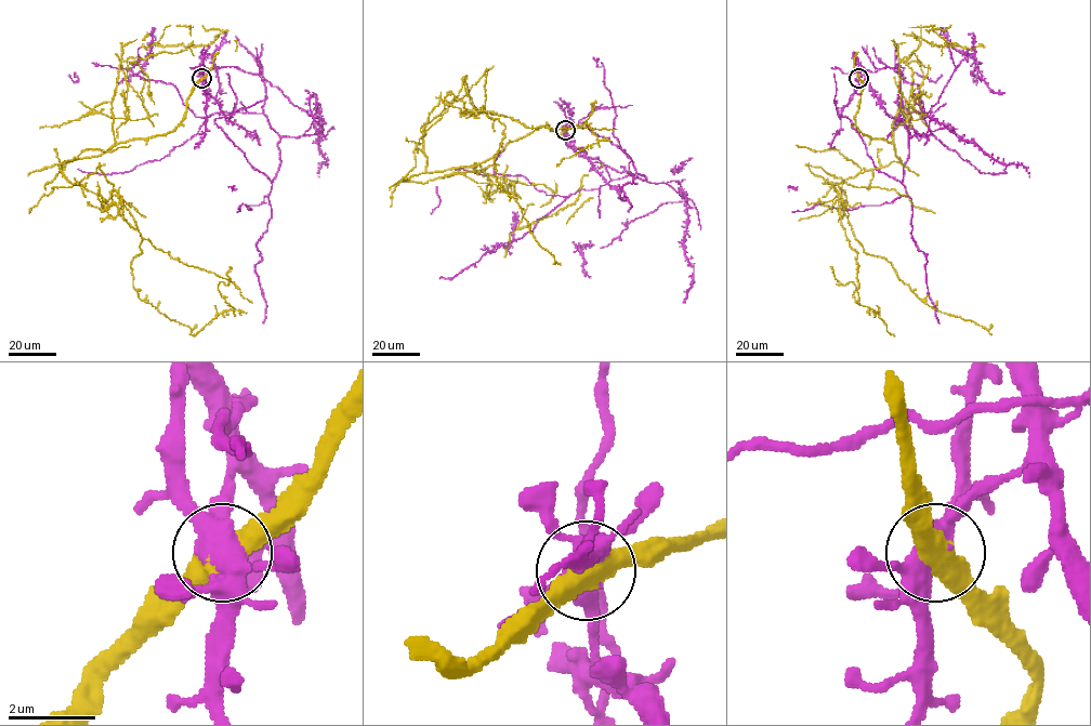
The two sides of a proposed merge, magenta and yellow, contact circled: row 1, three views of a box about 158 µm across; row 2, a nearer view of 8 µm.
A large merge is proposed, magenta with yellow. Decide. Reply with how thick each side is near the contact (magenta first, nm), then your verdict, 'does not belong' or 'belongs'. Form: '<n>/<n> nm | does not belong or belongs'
460/500 nm | does not belong

